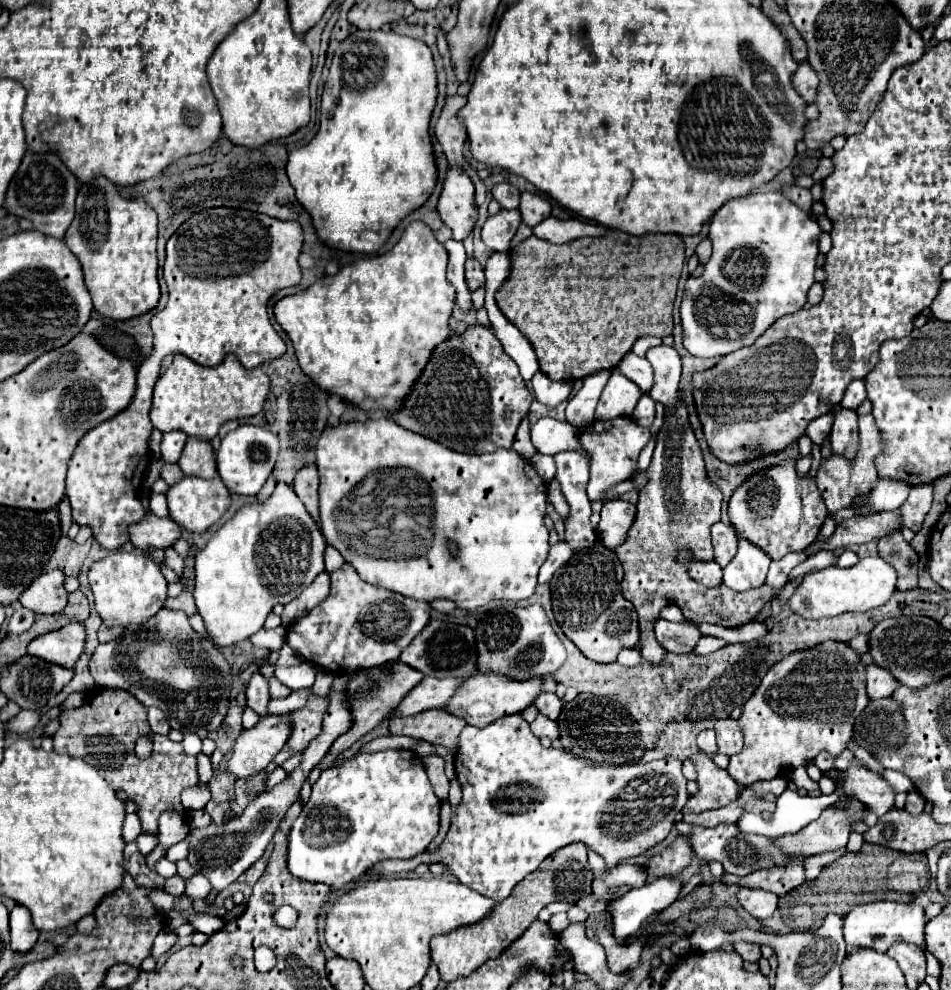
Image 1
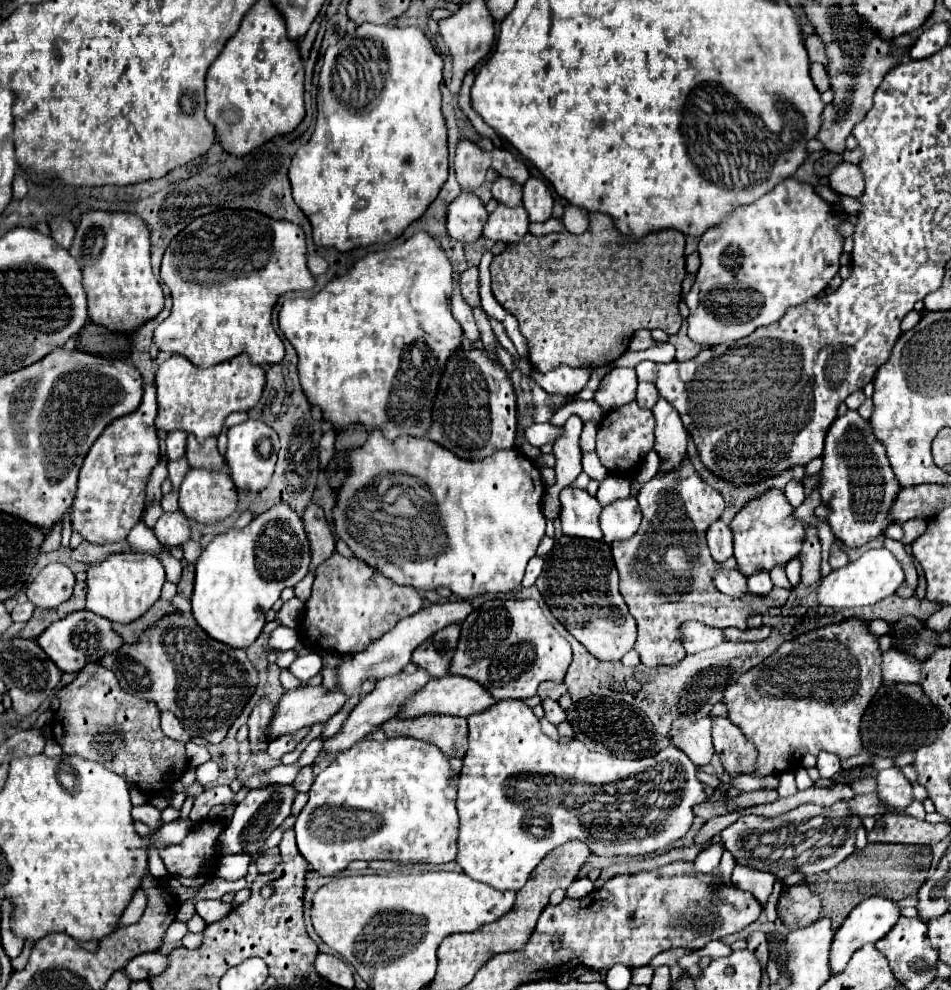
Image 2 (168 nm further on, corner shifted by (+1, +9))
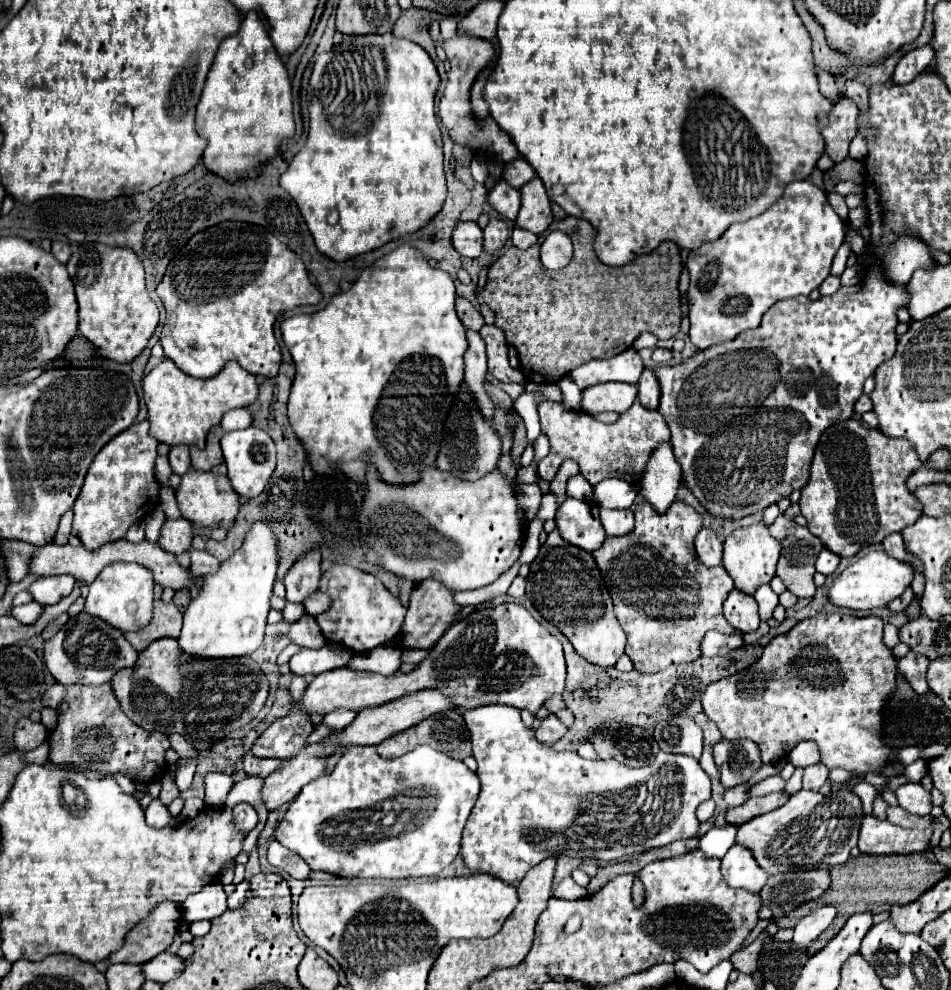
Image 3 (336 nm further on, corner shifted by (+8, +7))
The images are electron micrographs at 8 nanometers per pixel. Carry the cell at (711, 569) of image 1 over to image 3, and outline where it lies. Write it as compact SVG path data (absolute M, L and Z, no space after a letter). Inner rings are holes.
M736 588L724 600L724 616L742 634L754 632L758 628L758 624L760 624L758 606L756 606L754 596L742 594Z

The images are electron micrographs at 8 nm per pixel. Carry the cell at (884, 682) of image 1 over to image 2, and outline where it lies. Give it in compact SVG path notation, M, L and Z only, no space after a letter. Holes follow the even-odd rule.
M895 648L883 654L883 680L889 682L919 682L921 680L919 660L911 660L911 656L903 656L903 652L895 652Z

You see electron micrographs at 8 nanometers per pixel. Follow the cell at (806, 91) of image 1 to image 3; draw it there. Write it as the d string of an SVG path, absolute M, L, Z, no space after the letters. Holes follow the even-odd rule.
M818 70L818 86L820 86L820 92L822 92L826 98L830 98L830 100L840 98L840 90L838 90L834 78L832 78L828 72L824 72L824 70Z

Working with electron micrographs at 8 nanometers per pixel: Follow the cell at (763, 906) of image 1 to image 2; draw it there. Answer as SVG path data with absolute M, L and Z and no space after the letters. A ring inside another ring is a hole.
M735 864L735 868L733 868L733 884L739 890L751 892L763 906L767 904L775 882L777 882L775 874L759 872L755 868L743 868L741 864Z

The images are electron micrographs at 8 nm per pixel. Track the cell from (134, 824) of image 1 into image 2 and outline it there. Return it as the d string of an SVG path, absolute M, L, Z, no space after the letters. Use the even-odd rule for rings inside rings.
M145 804L145 806L135 806L133 808L133 820L141 820L143 824L147 824L151 830L157 830L161 826L161 810L157 810L155 806L151 804Z

